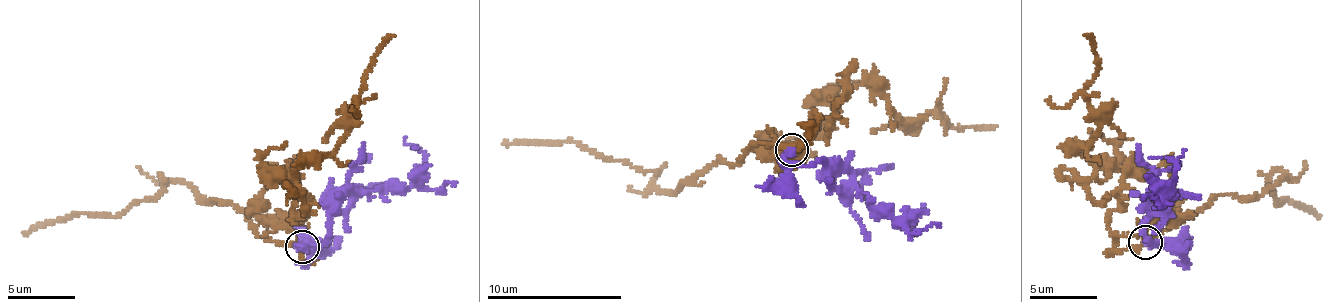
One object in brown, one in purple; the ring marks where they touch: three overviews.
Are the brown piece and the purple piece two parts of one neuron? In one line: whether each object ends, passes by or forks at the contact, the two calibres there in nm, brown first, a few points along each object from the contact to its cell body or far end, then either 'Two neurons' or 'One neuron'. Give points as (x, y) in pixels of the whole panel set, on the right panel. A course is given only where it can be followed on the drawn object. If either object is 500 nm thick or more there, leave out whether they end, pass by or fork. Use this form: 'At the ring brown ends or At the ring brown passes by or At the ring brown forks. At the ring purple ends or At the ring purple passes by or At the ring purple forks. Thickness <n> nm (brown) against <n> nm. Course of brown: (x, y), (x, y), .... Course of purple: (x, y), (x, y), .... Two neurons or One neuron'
At the ring brown ends. At the ring purple ends. Thickness 180 nm (brown) against 260 nm. Course of brown: (1143, 241), (1221, 194), (1259, 195), (1282, 176), (1277, 171), (1269, 184), (1276, 205), (1288, 197), (1319, 218). Course of purple: (1145, 241), (1158, 242), (1150, 243), (1145, 234), (1176, 175), (1166, 158), (1149, 158). One neuron

